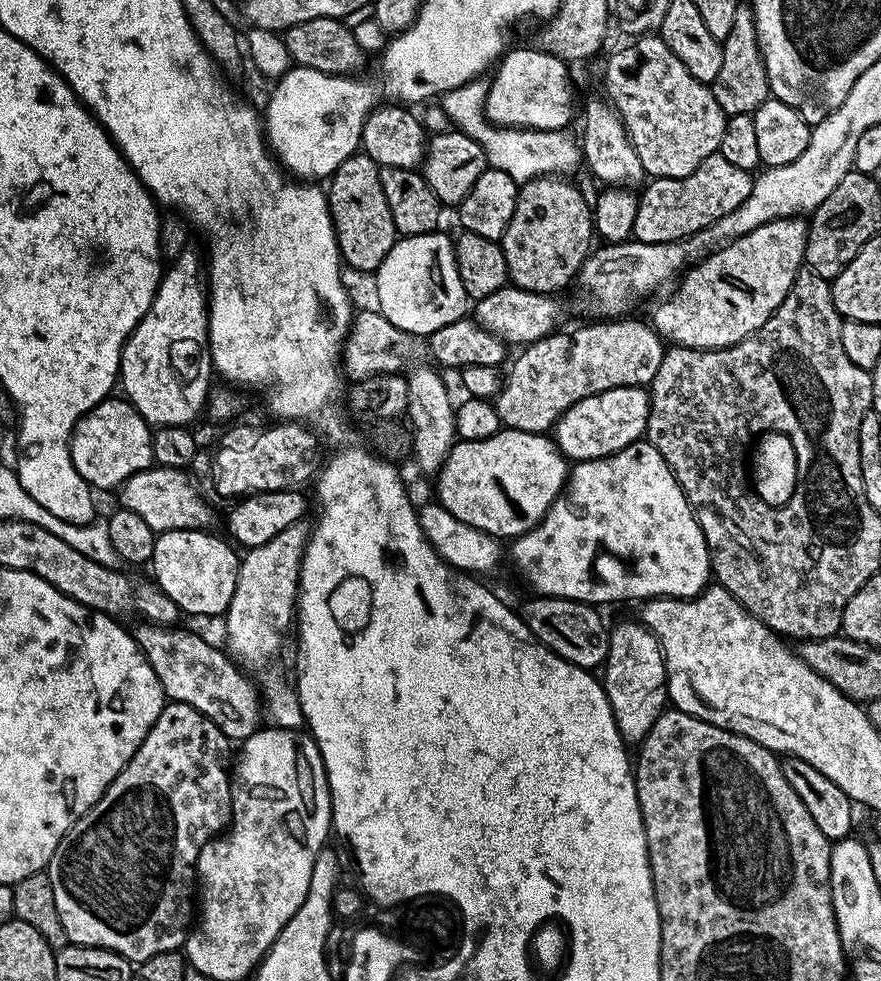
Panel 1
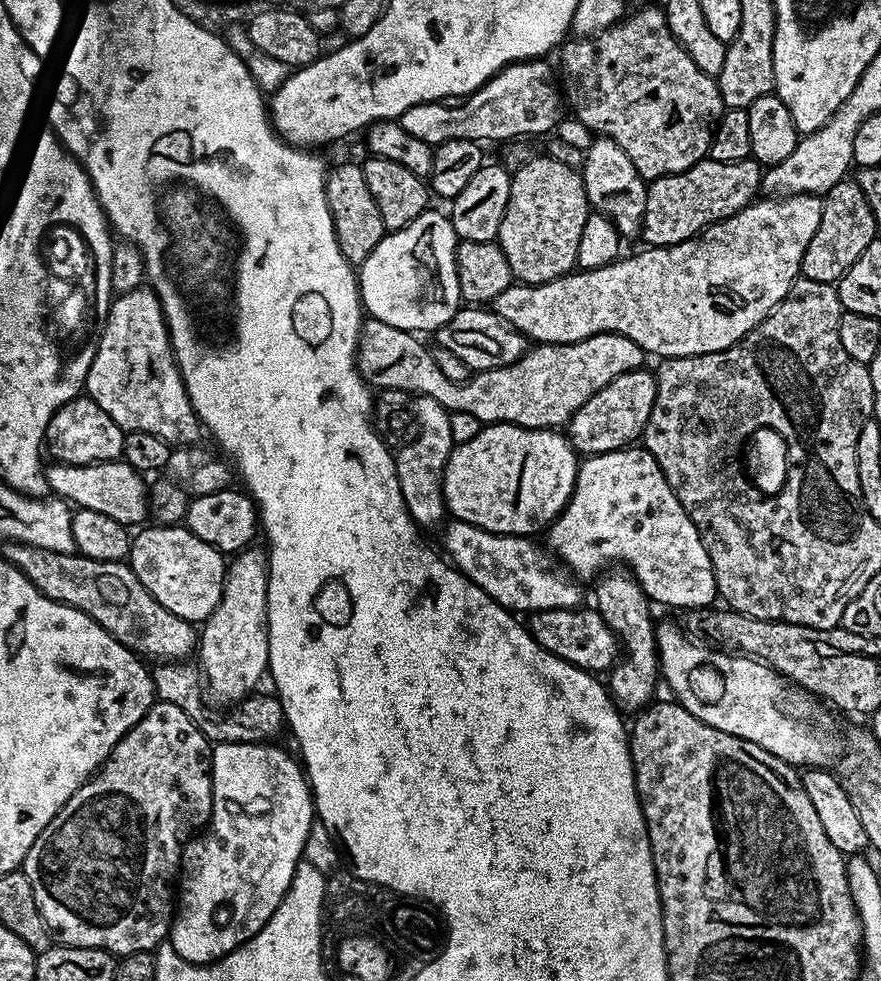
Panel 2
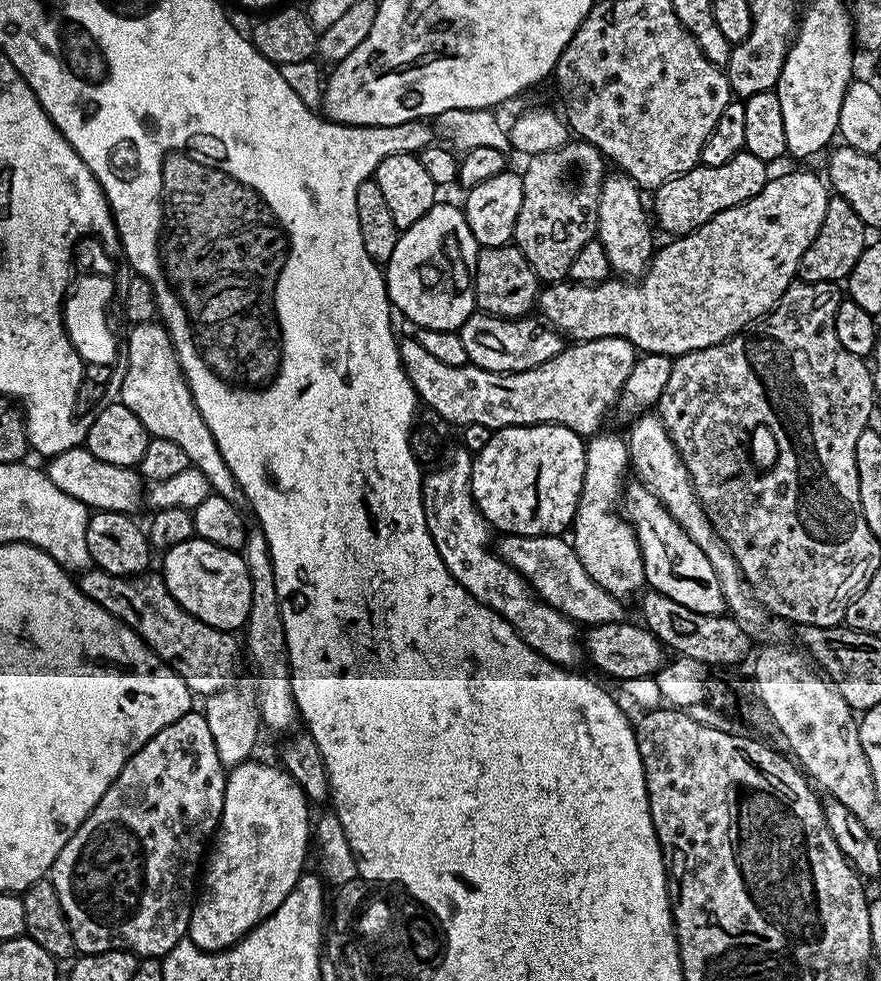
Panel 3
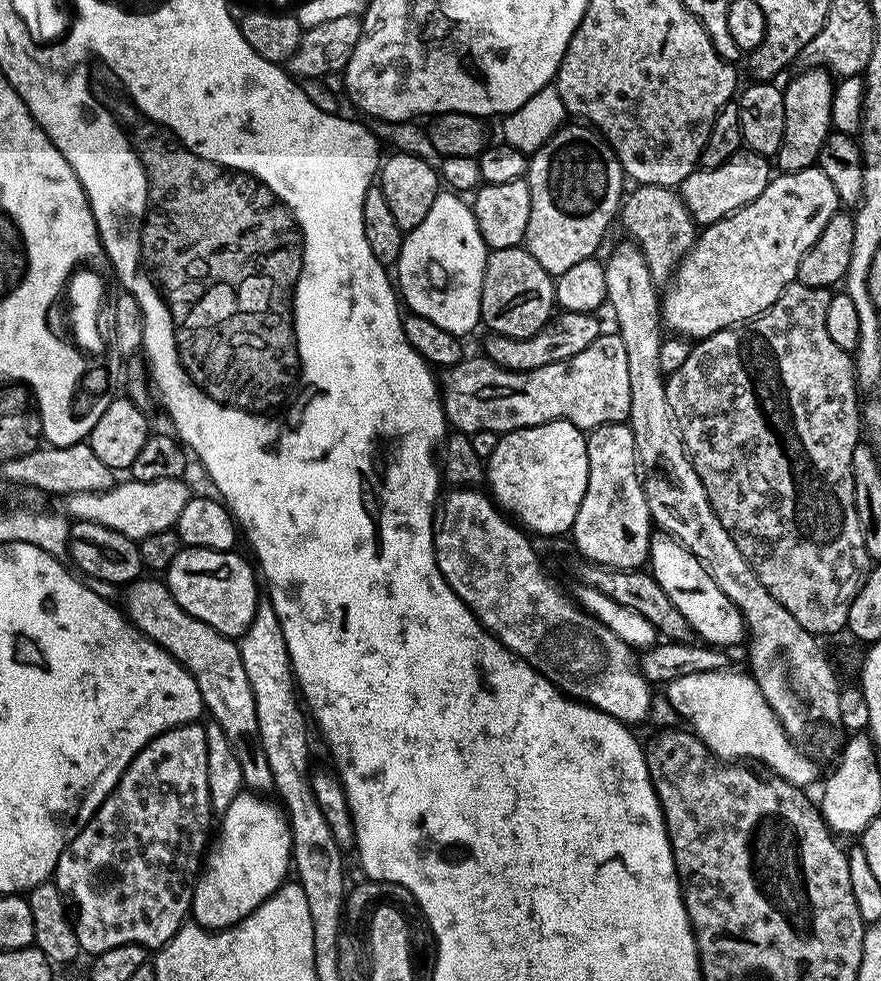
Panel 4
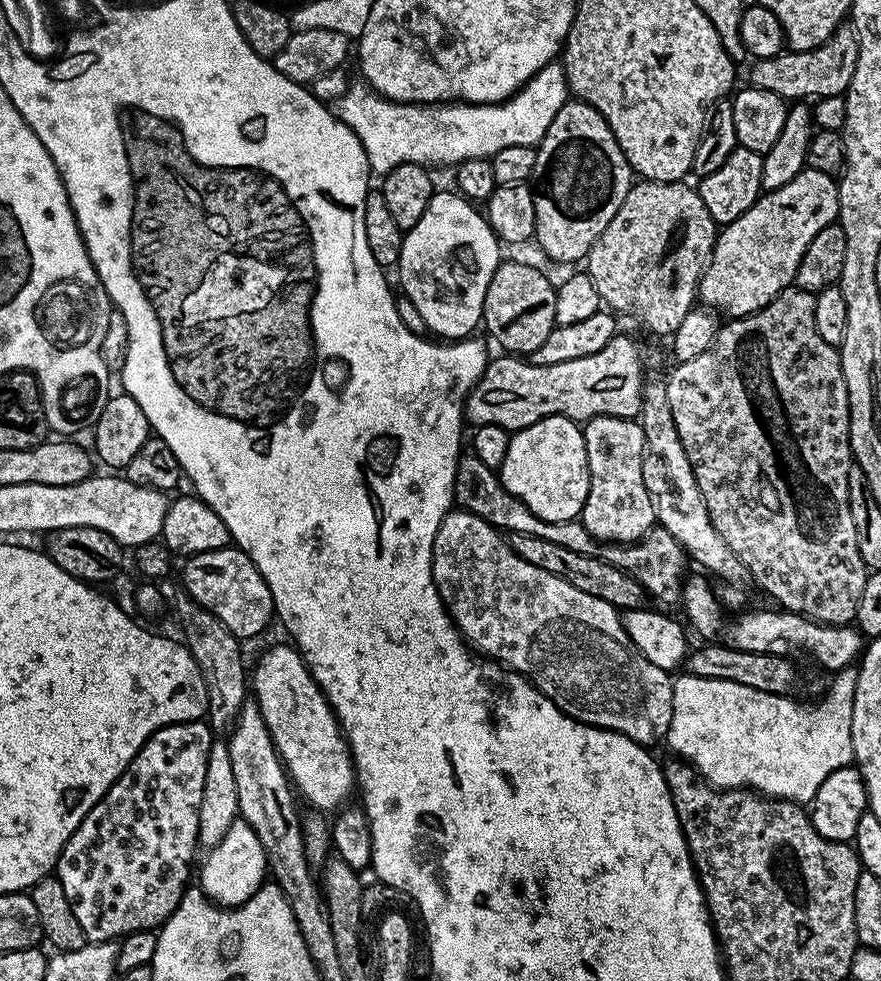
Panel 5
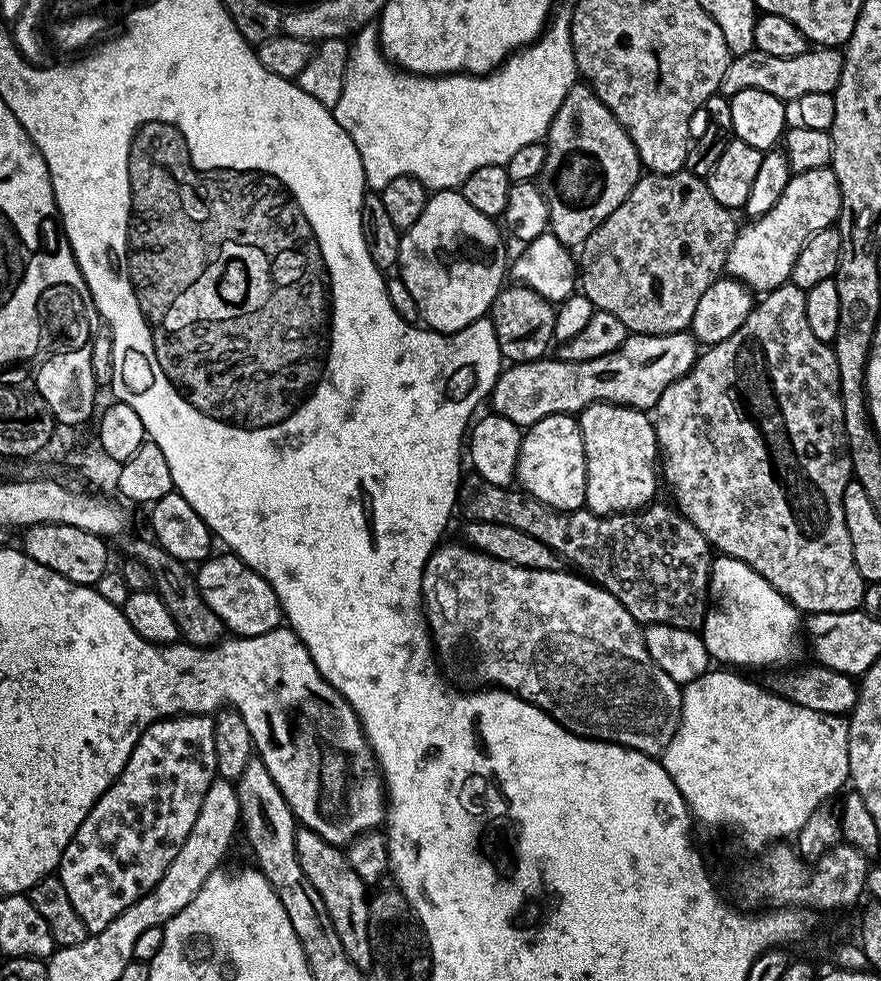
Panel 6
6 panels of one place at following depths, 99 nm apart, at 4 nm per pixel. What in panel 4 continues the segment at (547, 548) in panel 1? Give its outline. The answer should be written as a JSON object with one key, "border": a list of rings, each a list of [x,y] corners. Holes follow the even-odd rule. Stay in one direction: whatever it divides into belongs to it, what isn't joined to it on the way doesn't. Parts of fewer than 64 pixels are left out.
{"border":[[[667,534],[653,535],[648,558],[652,577],[656,579],[658,586],[662,586],[670,602],[674,602],[678,610],[682,610],[682,618],[690,622],[693,633],[703,643],[709,646],[745,643],[746,629],[738,606],[734,606],[734,602],[730,602],[730,598],[726,598],[722,590],[718,590],[718,582],[710,578],[702,562],[686,545]]]}

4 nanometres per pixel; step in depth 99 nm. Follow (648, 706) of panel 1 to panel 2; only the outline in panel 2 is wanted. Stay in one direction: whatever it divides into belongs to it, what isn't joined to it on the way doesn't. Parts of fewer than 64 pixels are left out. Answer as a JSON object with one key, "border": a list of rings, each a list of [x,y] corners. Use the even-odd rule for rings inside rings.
{"border":[[[612,570],[601,575],[596,586],[595,611],[600,613],[606,626],[610,626],[610,630],[622,645],[622,655],[610,672],[610,695],[621,709],[643,710],[653,703],[656,685],[662,680],[660,650],[656,647],[658,624],[657,621],[652,621],[653,601],[648,599],[635,576],[624,570]]]}

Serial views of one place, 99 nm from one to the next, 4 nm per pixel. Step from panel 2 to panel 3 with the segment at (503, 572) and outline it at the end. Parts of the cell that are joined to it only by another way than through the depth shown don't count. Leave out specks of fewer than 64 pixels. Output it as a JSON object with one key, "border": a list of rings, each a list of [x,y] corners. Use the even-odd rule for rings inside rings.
{"border":[[[504,534],[499,537],[498,551],[502,559],[532,587],[533,592],[546,601],[554,610],[569,616],[580,626],[615,624],[623,621],[625,605],[616,600],[578,562],[578,554],[563,535],[559,536],[513,536]]]}

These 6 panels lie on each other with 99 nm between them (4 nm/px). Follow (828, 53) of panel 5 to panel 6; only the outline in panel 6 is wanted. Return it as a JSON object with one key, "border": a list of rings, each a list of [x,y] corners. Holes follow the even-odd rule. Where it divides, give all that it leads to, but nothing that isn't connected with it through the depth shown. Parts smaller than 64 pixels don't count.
{"border":[[[813,47],[807,52],[798,54],[794,58],[774,58],[774,54],[762,54],[755,50],[742,54],[741,56],[732,56],[726,66],[726,74],[722,74],[719,95],[731,97],[738,94],[738,90],[766,90],[766,94],[774,94],[774,98],[785,102],[796,102],[804,94],[826,94],[836,91],[838,78],[842,78],[842,62],[844,54],[840,48],[821,48]]]}

